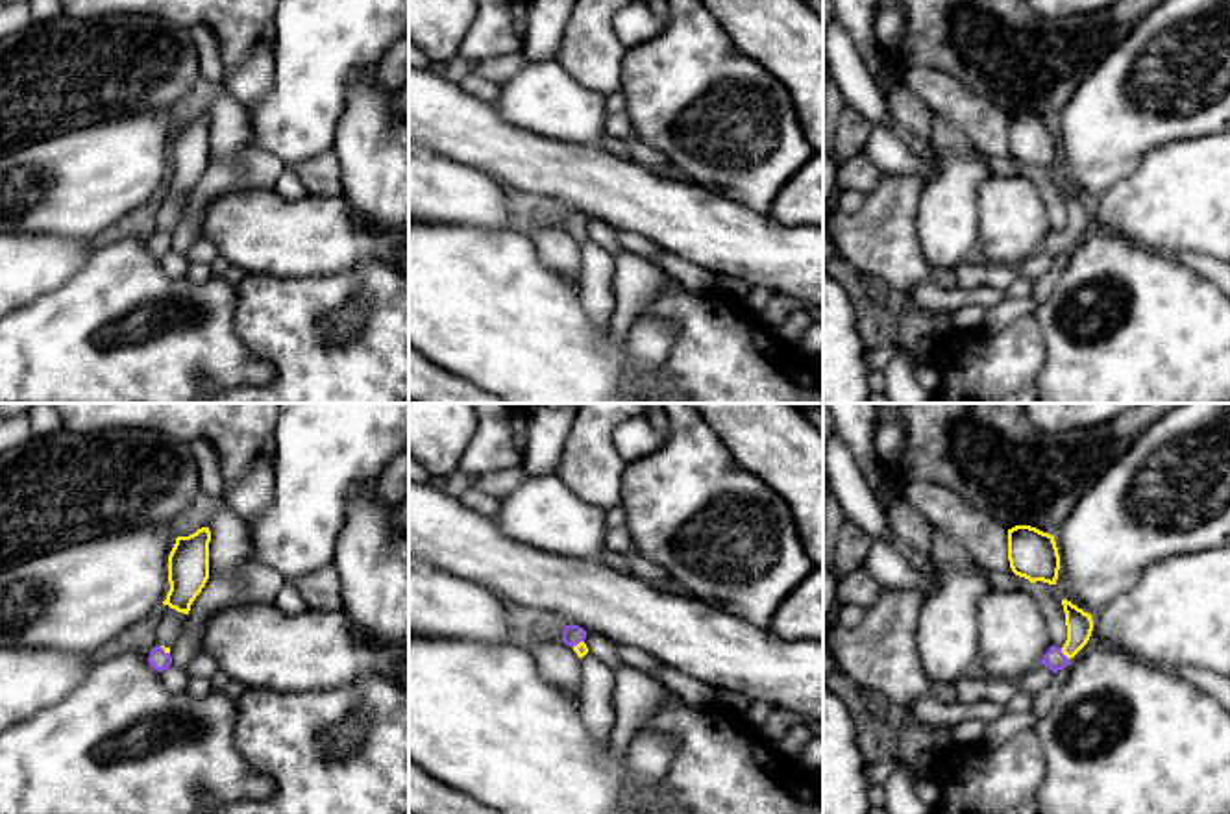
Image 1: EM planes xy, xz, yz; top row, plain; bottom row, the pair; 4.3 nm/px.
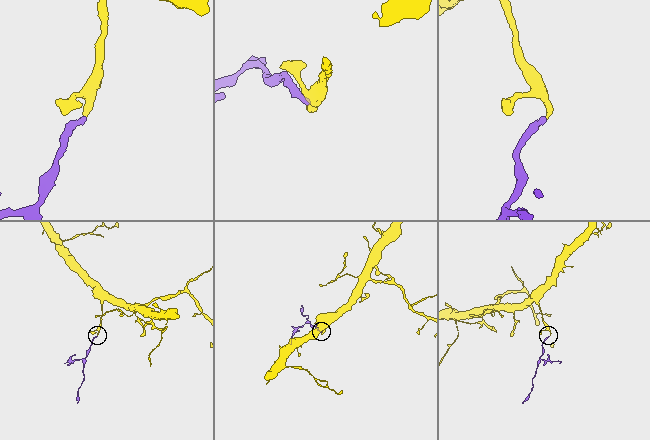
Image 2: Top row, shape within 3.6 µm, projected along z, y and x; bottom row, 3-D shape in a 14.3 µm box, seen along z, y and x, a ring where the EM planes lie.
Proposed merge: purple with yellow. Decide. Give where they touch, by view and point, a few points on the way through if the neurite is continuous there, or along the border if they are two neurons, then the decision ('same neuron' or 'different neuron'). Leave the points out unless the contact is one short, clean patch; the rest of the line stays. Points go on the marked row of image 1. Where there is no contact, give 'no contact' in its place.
yz (1062, 653) | across yz (1055, 659), (1062, 653), (1077, 639), (1079, 624) | same neuron

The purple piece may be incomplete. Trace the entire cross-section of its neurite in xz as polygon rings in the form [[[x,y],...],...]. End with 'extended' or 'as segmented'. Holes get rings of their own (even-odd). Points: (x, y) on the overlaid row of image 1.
[[[566,625],[564,627],[562,642],[566,646],[570,646],[577,653],[579,659],[588,653],[584,638],[586,638],[586,631],[583,627],[579,627],[579,625]]]; extended

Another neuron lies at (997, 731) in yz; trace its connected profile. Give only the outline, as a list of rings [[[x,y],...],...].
[[[1028,712],[1002,714],[999,720],[984,723],[984,734],[980,740],[980,753],[988,755],[991,749],[1004,744],[1008,738],[1025,729],[1034,729],[1039,718]]]

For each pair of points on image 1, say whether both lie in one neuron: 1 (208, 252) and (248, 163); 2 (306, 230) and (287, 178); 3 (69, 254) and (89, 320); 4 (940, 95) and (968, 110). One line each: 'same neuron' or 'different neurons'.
1: different neurons
2: different neurons
3: different neurons
4: same neuron

